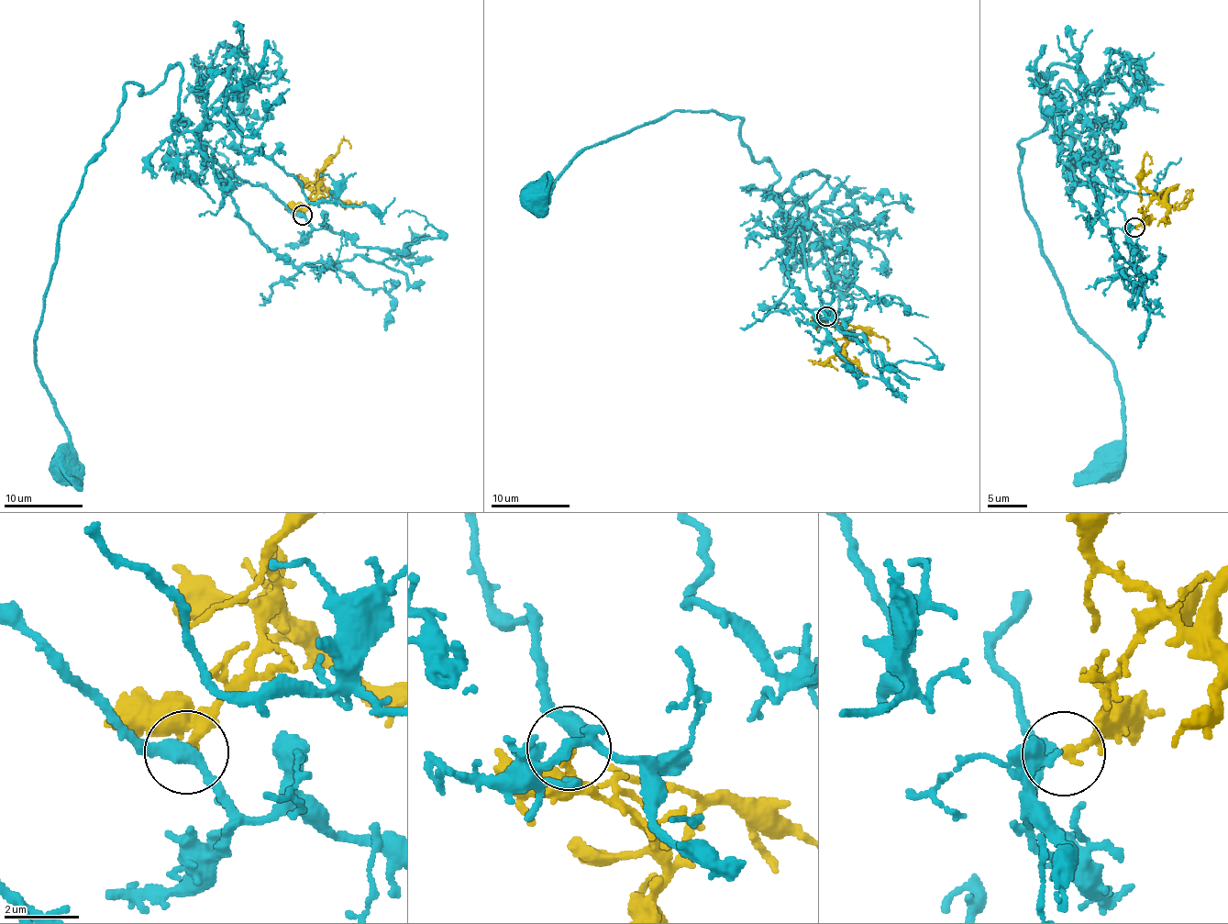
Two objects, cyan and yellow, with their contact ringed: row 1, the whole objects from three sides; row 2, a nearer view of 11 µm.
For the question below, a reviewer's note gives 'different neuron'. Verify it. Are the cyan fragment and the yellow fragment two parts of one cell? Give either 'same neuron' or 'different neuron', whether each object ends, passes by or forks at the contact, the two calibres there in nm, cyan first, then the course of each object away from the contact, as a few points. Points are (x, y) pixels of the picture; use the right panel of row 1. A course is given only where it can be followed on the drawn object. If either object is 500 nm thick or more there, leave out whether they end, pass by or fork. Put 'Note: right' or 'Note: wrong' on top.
Note: wrong
same neuron | cyan passes by | yellow ends | 360/240 nm | cyan via (1133, 227), (1061, 163), (1055, 65), (1089, 91), (1059, 83), (1021, 141), (1021, 195), (1111, 361), (1112, 466) | yellow via (1134, 227), (1141, 223), (1154, 194), (1141, 184), (1139, 176), (1145, 156), (1150, 156), (1152, 164)

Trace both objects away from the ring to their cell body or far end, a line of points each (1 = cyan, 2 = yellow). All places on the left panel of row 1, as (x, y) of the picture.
1: (304, 214), (216, 178), (177, 131), (179, 64), (152, 90), (124, 86), (62, 223), (35, 342), (64, 469)
2: (302, 214), (316, 194), (324, 162), (337, 152), (342, 140), (347, 140), (352, 148)

